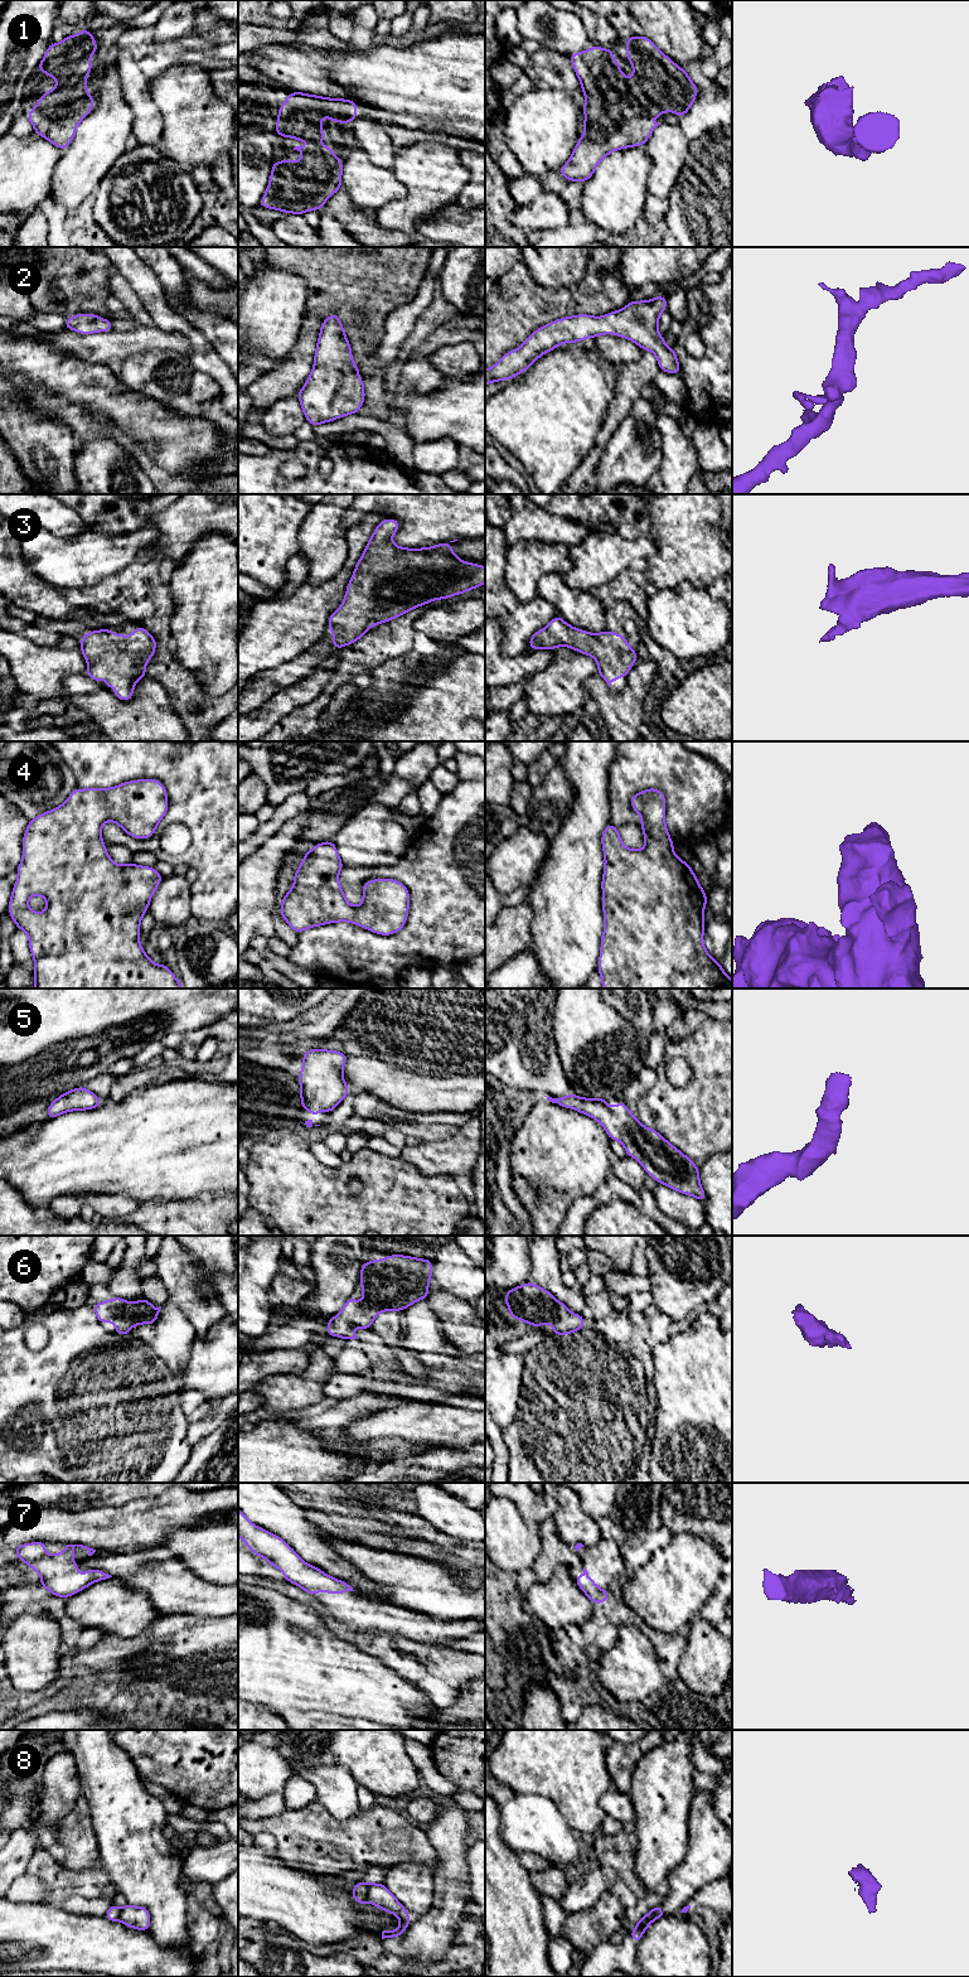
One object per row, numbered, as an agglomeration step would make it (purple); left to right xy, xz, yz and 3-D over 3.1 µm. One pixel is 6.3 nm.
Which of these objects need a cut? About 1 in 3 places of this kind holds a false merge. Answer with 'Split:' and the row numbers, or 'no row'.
Split: 8

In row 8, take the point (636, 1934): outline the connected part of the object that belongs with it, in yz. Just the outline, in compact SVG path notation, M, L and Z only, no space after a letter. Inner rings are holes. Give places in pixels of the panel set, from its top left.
M650 1919L645 1923L636 1922L635 1929L629 1934L633 1940L638 1944L639 1940L641 1939L645 1929L654 1922L655 1919Z

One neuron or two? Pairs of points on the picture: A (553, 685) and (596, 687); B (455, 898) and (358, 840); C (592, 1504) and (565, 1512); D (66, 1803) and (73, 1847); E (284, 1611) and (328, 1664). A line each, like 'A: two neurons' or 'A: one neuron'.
A: two neurons
B: two neurons
C: two neurons
D: two neurons
E: one neuron

